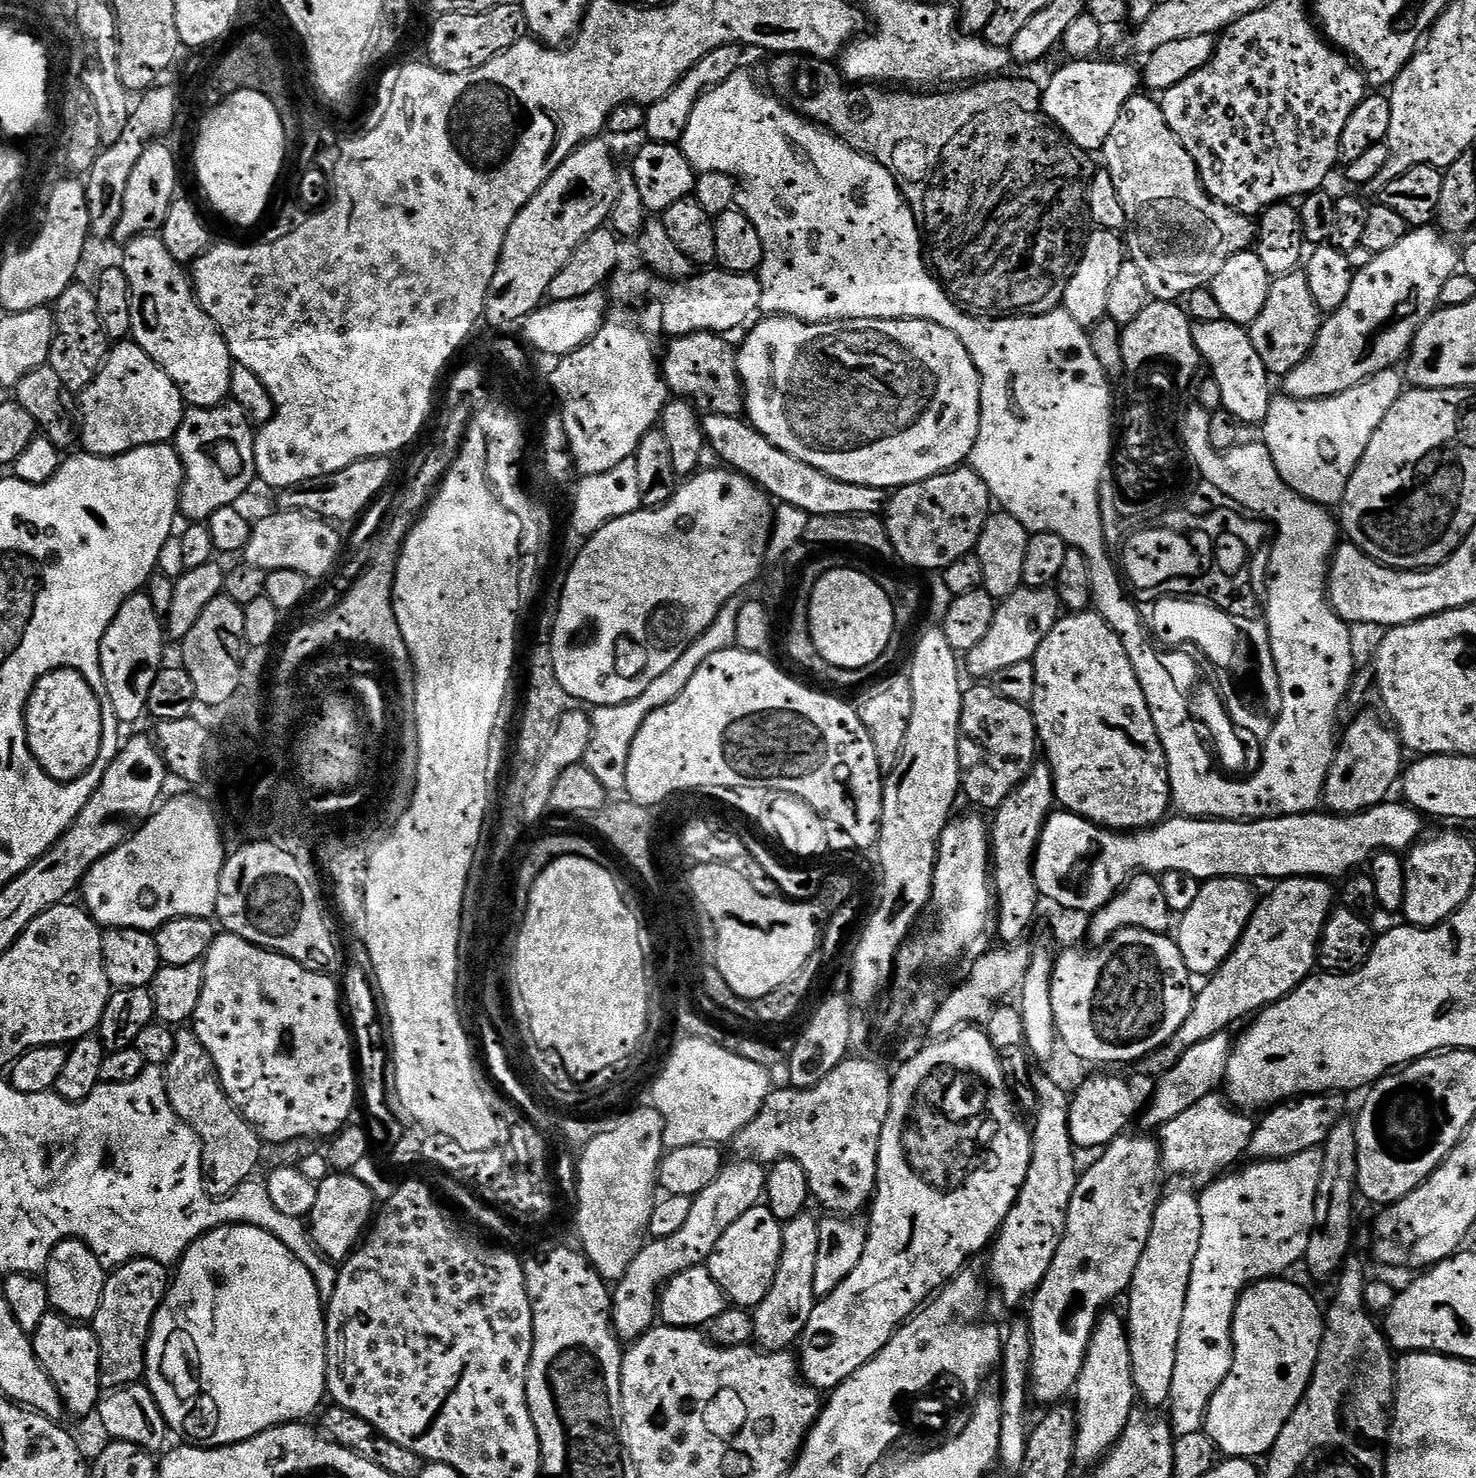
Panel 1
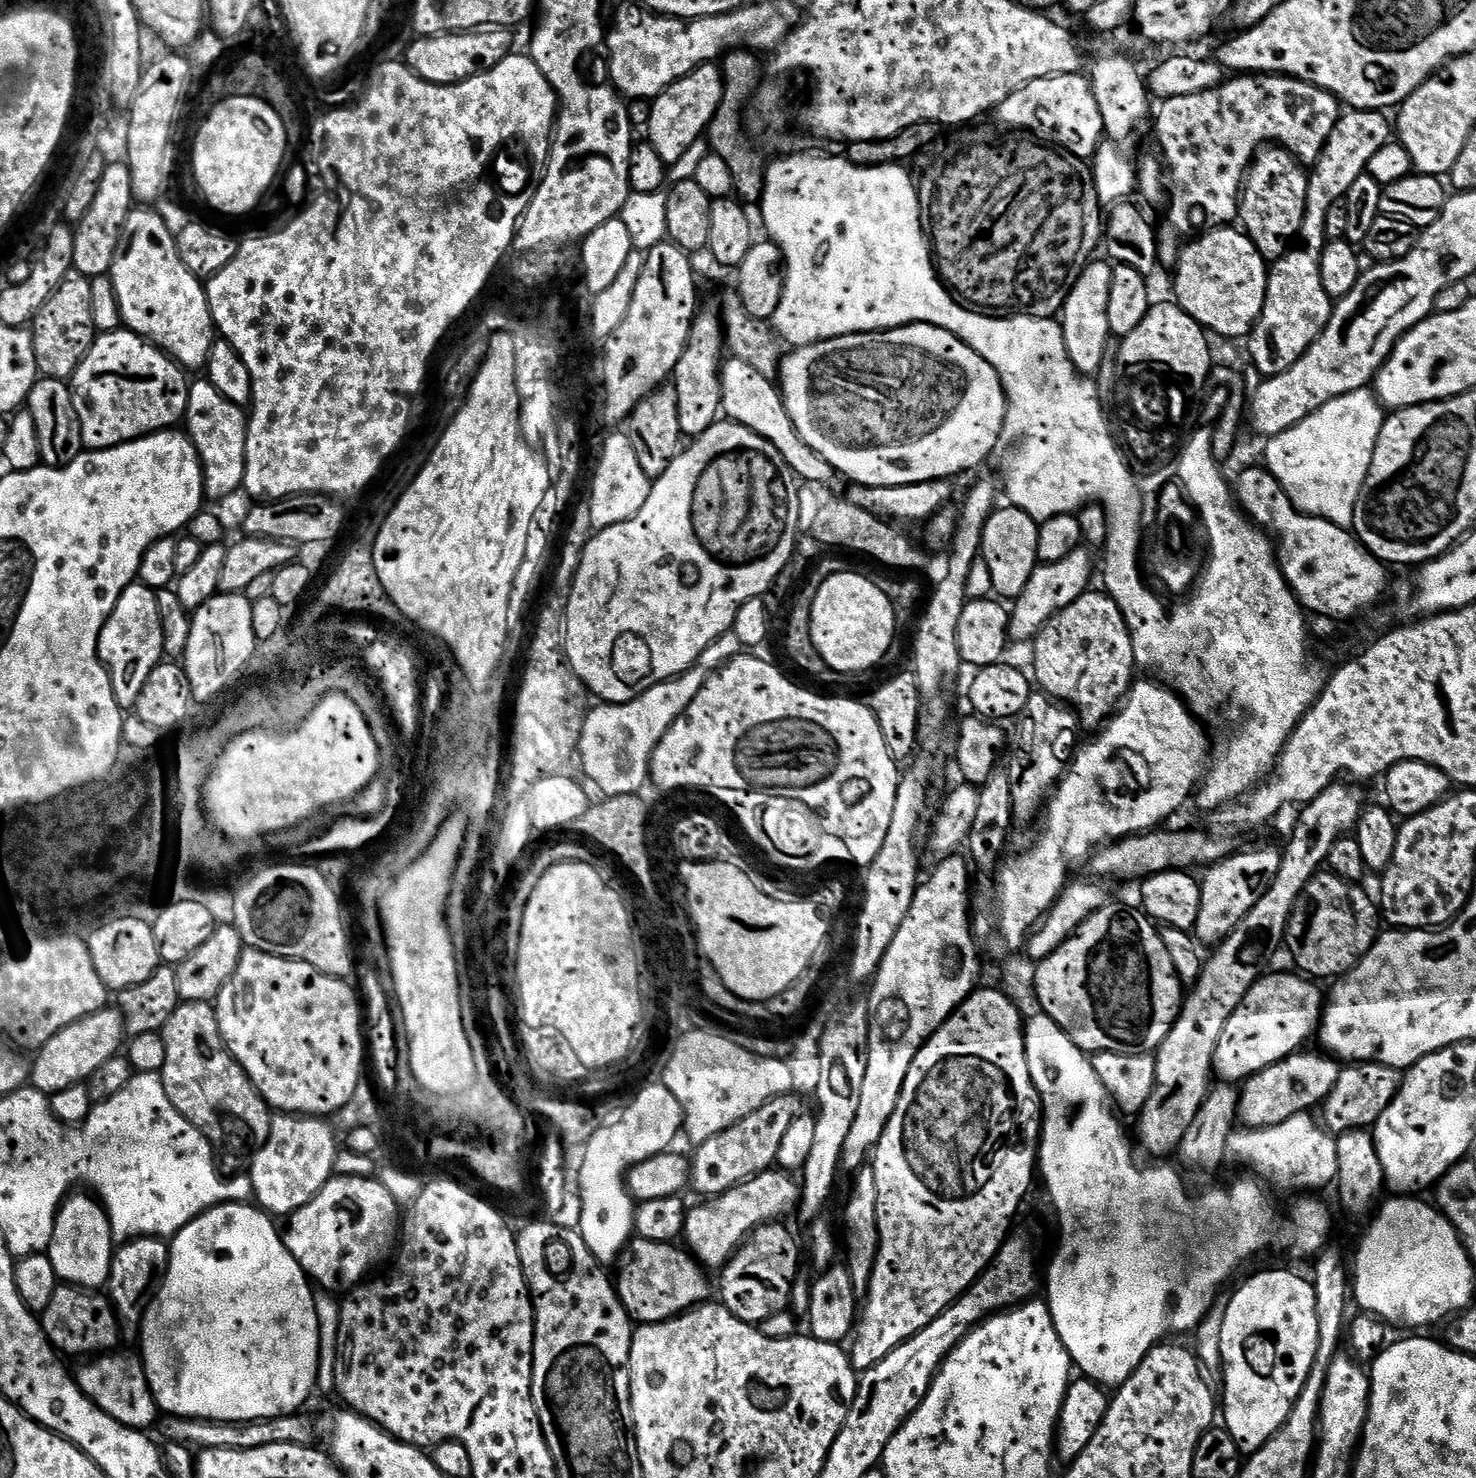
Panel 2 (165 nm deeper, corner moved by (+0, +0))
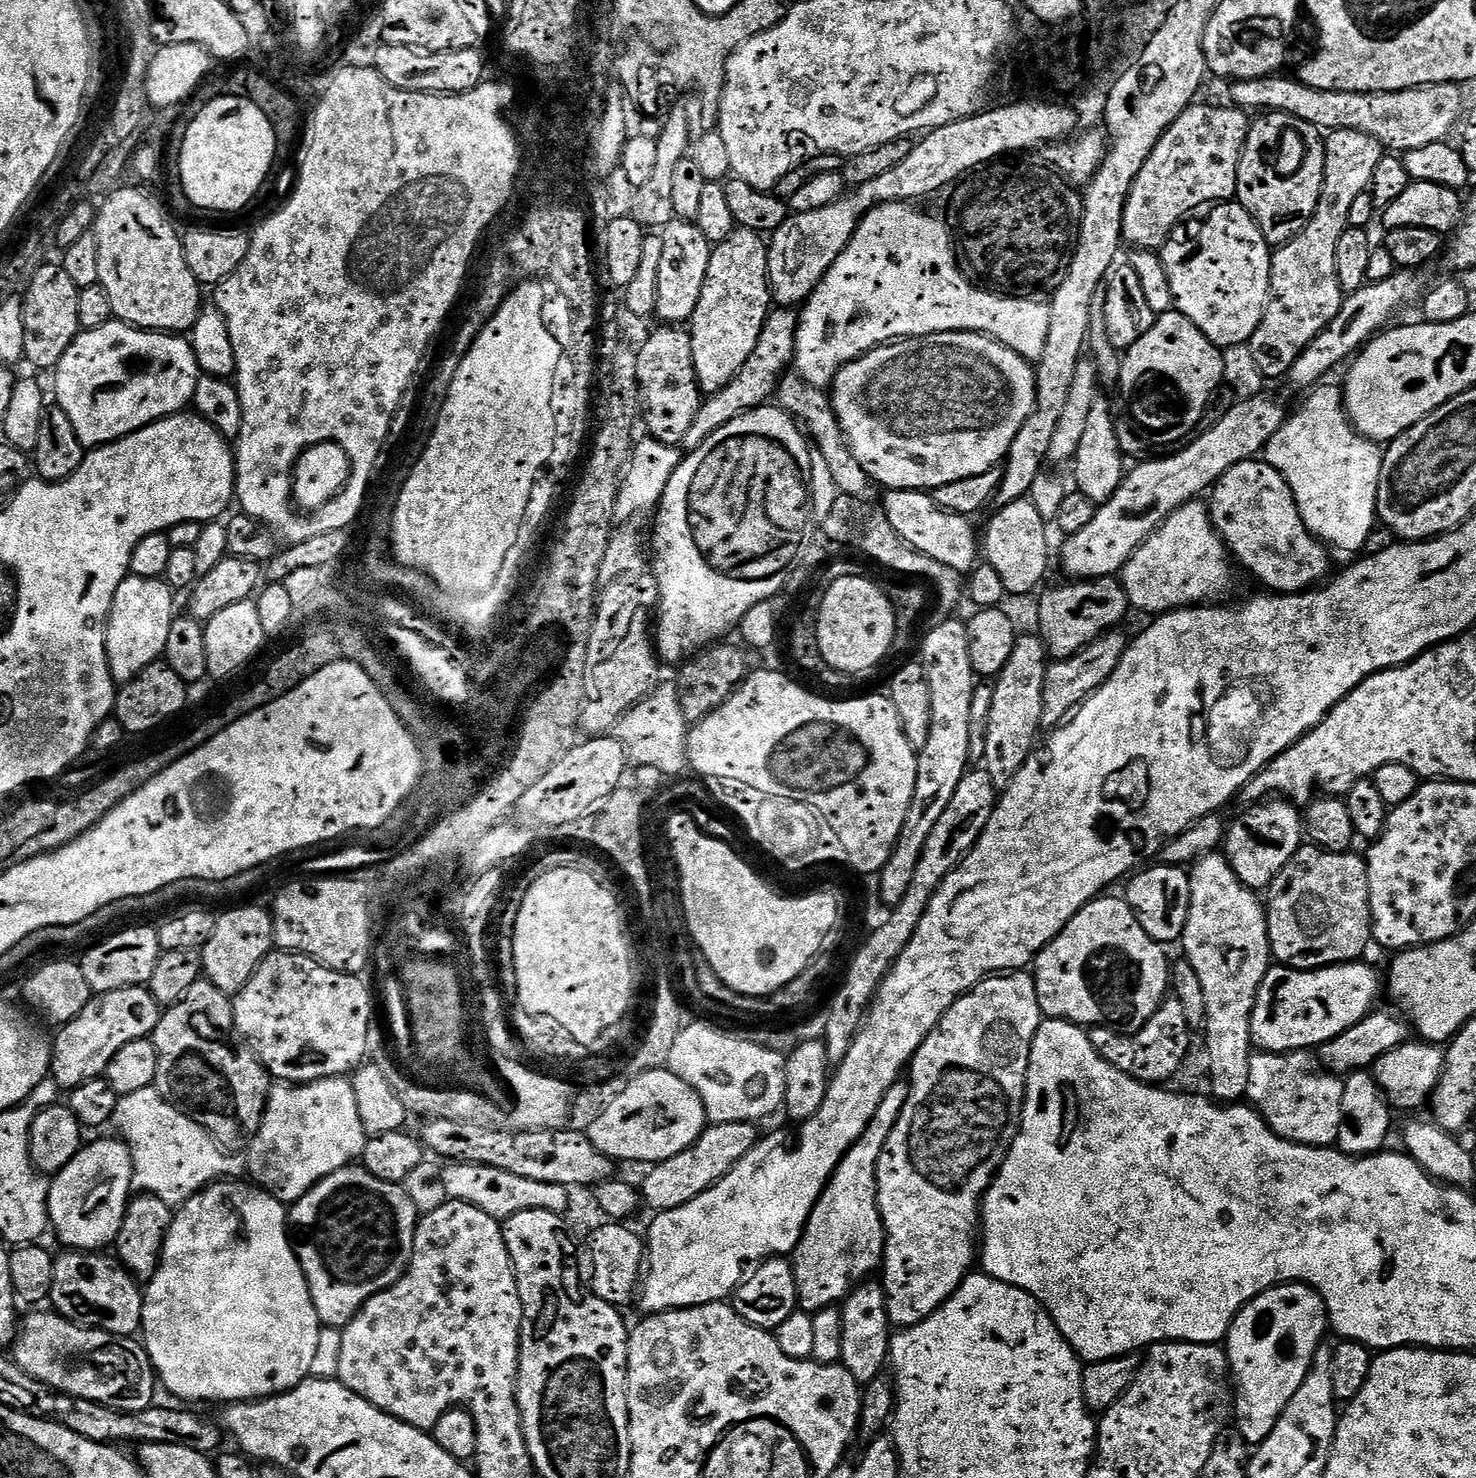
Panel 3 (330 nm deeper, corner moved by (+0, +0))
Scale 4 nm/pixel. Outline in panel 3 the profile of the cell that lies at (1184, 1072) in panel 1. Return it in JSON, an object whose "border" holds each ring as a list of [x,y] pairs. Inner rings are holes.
{"border":[[[1364,963],[1335,964],[1311,970],[1269,967],[1250,1018],[1253,1045],[1261,1052],[1300,1054],[1308,1050],[1304,1048],[1319,1049],[1321,1044],[1362,1022],[1377,1007],[1376,999],[1382,996],[1381,973],[1379,976]]]}

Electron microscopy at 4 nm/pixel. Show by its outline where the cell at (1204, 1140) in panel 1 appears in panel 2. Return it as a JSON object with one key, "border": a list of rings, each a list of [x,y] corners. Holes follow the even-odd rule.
{"border":[[[1301,1050],[1295,1056],[1287,1056],[1285,1060],[1266,1066],[1266,1070],[1243,1081],[1238,1120],[1245,1129],[1278,1126],[1286,1122],[1286,1118],[1294,1118],[1294,1114],[1311,1113],[1323,1105],[1324,1099],[1338,1082],[1341,1065],[1331,1055],[1315,1056],[1308,1051]]]}

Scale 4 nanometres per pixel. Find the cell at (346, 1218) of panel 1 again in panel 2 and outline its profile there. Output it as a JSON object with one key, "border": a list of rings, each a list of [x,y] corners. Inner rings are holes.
{"border":[[[333,1175],[313,1200],[306,1202],[306,1206],[287,1217],[286,1224],[288,1232],[286,1228],[283,1233],[284,1244],[298,1262],[298,1266],[302,1266],[309,1281],[317,1289],[333,1294],[347,1294],[369,1275],[367,1272],[375,1264],[380,1264],[387,1258],[391,1248],[393,1251],[397,1247],[402,1208],[394,1202],[394,1198],[390,1198],[390,1190],[386,1190],[386,1186],[382,1186],[379,1179]]]}

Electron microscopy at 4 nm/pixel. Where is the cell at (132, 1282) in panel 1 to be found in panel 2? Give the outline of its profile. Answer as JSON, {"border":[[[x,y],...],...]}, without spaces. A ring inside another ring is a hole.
{"border":[[[159,1236],[125,1240],[113,1251],[106,1295],[112,1301],[112,1309],[120,1320],[120,1331],[125,1341],[135,1341],[139,1337],[140,1328],[144,1324],[144,1315],[150,1310],[168,1272],[169,1251],[169,1241]]]}

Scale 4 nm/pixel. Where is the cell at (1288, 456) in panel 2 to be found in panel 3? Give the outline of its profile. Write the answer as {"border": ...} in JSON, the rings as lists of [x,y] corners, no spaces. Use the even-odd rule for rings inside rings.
{"border":[[[1329,382],[1313,387],[1307,393],[1304,405],[1296,413],[1285,419],[1284,425],[1270,438],[1268,447],[1264,449],[1263,459],[1268,461],[1290,486],[1296,499],[1298,510],[1302,514],[1302,522],[1312,531],[1313,536],[1323,540],[1333,549],[1341,548],[1344,552],[1356,552],[1372,536],[1372,527],[1377,527],[1376,499],[1382,474],[1384,452],[1377,441],[1370,440],[1356,430],[1348,419],[1348,411],[1344,408],[1344,394],[1339,387]]]}

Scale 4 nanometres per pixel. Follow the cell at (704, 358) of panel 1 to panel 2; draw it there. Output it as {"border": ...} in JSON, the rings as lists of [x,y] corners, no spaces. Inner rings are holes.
{"border":[[[728,358],[721,367],[720,381],[722,382],[720,407],[723,415],[731,423],[746,426],[754,430],[754,434],[766,438],[766,442],[770,442],[770,446],[774,446],[782,454],[782,458],[786,458],[786,462],[796,471],[801,481],[812,486],[821,486],[820,484],[828,484],[832,479],[837,479],[838,473],[830,466],[830,462],[826,462],[826,458],[814,454],[814,450],[806,446],[806,442],[794,428],[794,422],[790,422],[790,414],[786,410],[779,387],[769,377],[758,374],[758,370],[753,370],[746,362]]]}

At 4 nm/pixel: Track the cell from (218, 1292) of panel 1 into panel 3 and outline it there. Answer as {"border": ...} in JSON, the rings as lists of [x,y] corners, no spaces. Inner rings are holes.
{"border":[[[217,1182],[205,1188],[199,1196],[192,1196],[173,1215],[172,1225],[168,1227],[168,1237],[164,1243],[164,1255],[160,1258],[160,1268],[155,1278],[147,1281],[144,1292],[144,1322],[142,1343],[152,1360],[153,1369],[159,1383],[164,1384],[180,1400],[224,1400],[223,1402],[251,1402],[281,1392],[290,1392],[312,1376],[314,1354],[318,1354],[318,1338],[322,1327],[318,1310],[314,1310],[312,1295],[300,1269],[296,1252],[292,1248],[288,1212],[278,1198],[257,1186],[255,1183]]]}

